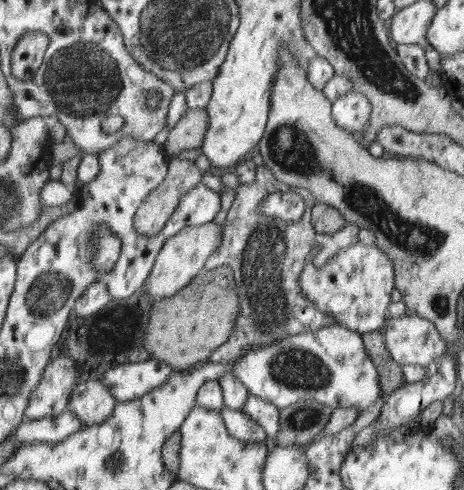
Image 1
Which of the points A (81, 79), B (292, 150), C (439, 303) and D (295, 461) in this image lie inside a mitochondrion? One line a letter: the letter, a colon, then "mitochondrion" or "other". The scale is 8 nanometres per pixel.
A: mitochondrion
B: mitochondrion
C: mitochondrion
D: other

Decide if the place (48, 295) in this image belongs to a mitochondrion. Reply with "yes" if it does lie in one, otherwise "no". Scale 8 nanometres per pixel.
yes

